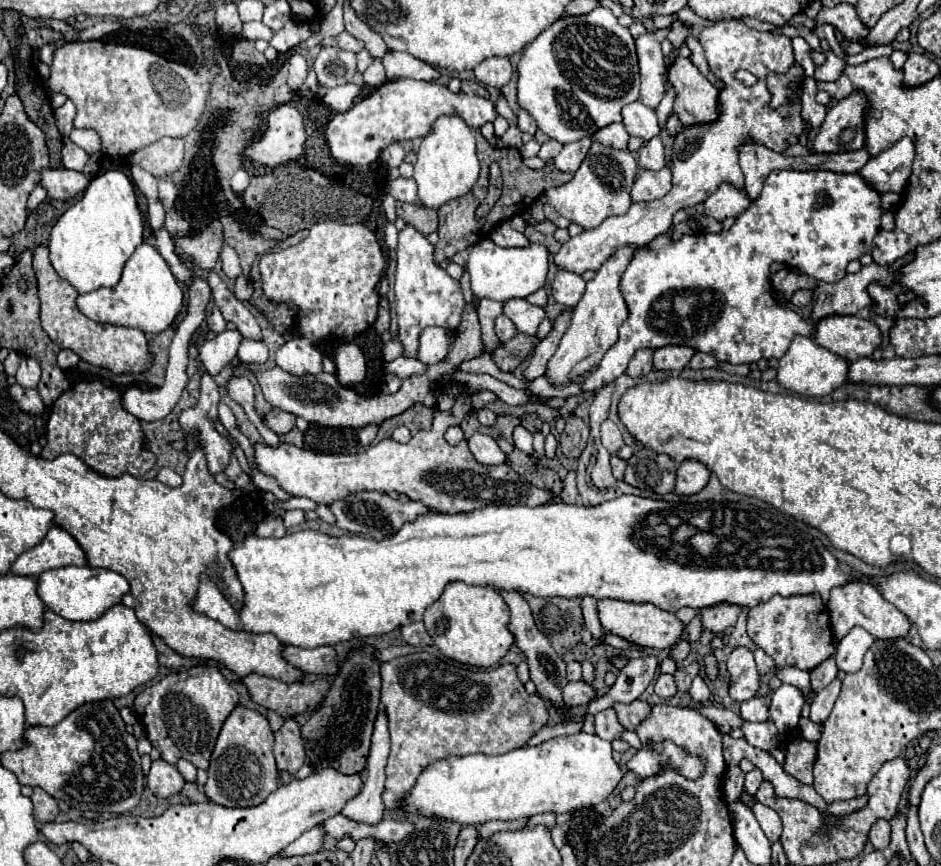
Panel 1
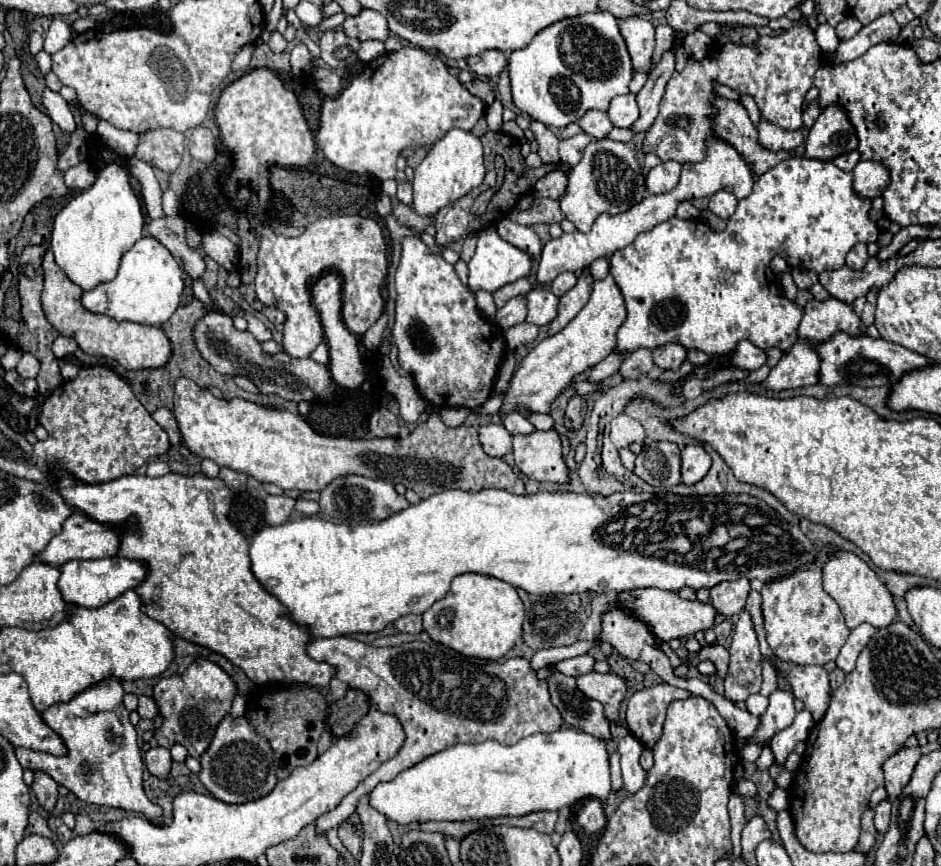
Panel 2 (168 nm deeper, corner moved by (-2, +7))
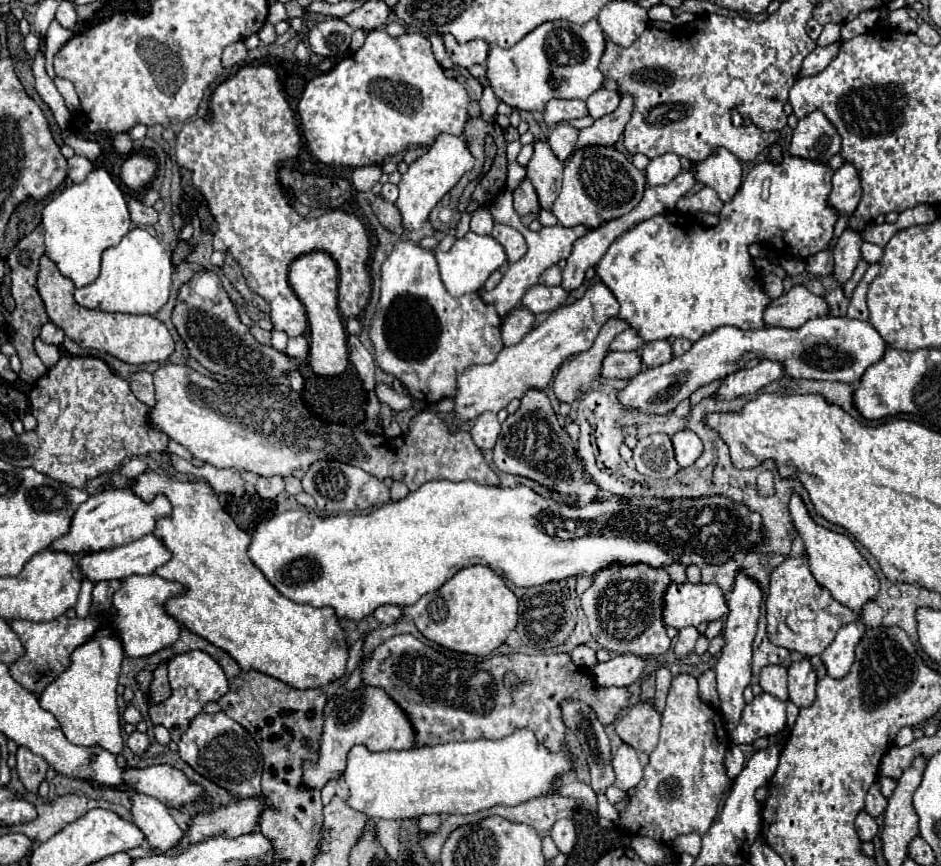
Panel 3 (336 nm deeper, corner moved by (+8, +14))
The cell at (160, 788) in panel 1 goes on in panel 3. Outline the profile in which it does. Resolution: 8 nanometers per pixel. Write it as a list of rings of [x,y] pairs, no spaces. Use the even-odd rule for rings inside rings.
[[[134,732],[134,734],[130,734],[130,738],[128,738],[128,748],[130,748],[134,754],[142,756],[142,754],[150,748],[150,740],[148,740],[148,736],[142,734],[142,732]]]

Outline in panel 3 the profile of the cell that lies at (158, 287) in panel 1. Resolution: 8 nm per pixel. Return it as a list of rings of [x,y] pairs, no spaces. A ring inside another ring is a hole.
[[[142,228],[130,230],[118,246],[112,246],[102,256],[100,276],[84,286],[76,288],[74,298],[84,308],[96,308],[102,312],[126,312],[126,314],[156,314],[166,302],[170,292],[172,260],[170,252]]]

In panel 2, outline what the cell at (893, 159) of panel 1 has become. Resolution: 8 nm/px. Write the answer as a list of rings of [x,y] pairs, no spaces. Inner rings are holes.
[[[860,161],[854,171],[854,193],[862,199],[880,197],[890,181],[890,173],[878,161]]]

